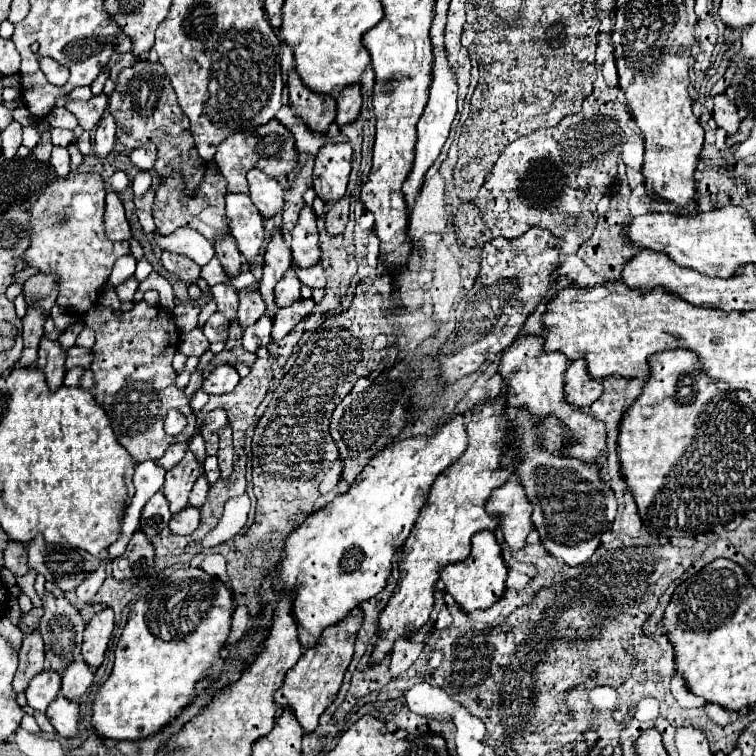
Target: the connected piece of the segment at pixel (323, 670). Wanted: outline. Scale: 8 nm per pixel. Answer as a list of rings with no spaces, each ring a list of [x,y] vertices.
[[[352,610],[348,614],[348,618],[344,618],[336,626],[326,628],[316,646],[304,648],[302,658],[286,674],[286,682],[284,682],[282,690],[278,690],[274,694],[280,710],[292,710],[306,734],[316,730],[320,714],[334,702],[334,698],[342,686],[344,672],[352,660],[354,642],[356,642],[356,634],[358,634],[360,626],[362,626],[362,614],[358,610]]]

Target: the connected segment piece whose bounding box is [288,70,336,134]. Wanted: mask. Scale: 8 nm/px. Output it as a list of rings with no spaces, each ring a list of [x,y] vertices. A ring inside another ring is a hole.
[[[290,70],[288,74],[288,94],[298,118],[312,132],[326,134],[328,126],[336,118],[336,100],[328,94],[314,94],[310,88],[306,88],[296,70]]]

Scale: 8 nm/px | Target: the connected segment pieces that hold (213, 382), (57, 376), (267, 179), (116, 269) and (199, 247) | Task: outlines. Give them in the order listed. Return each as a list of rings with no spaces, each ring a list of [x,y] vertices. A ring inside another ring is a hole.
[[[216,366],[212,370],[212,374],[208,378],[204,378],[204,384],[202,388],[208,392],[208,394],[226,394],[226,392],[232,392],[240,382],[240,376],[236,372],[234,366]]]
[[[42,336],[36,366],[44,372],[50,390],[58,390],[62,386],[62,380],[66,374],[66,366],[64,366],[66,356],[68,356],[68,352],[60,346],[58,340],[50,340],[50,338]]]
[[[254,168],[246,174],[246,180],[250,186],[250,198],[264,218],[272,218],[282,212],[284,190],[272,176]]]
[[[126,254],[124,258],[120,258],[112,269],[110,274],[110,282],[114,286],[118,286],[120,282],[124,282],[124,278],[130,278],[134,274],[134,268],[136,268],[136,258],[132,254]]]
[[[178,228],[174,234],[168,236],[154,233],[154,237],[162,250],[170,250],[174,254],[186,254],[198,266],[204,266],[214,258],[212,242],[192,228]]]

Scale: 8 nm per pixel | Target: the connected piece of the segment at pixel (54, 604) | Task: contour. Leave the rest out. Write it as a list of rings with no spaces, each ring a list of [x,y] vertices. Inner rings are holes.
[[[52,592],[42,596],[44,616],[40,618],[40,634],[46,644],[46,658],[52,670],[60,672],[74,660],[82,660],[80,644],[84,620],[68,598],[56,598]]]

